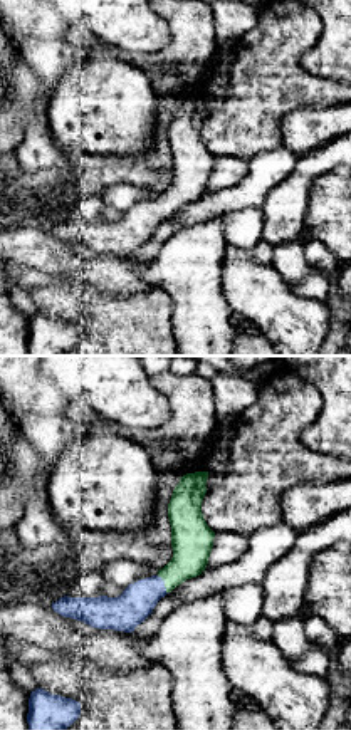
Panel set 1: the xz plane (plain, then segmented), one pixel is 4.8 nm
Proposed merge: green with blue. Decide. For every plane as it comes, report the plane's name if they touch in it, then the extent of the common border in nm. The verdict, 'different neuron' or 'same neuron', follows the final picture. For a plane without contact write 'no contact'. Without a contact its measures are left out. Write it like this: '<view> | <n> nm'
xz | 100 nm

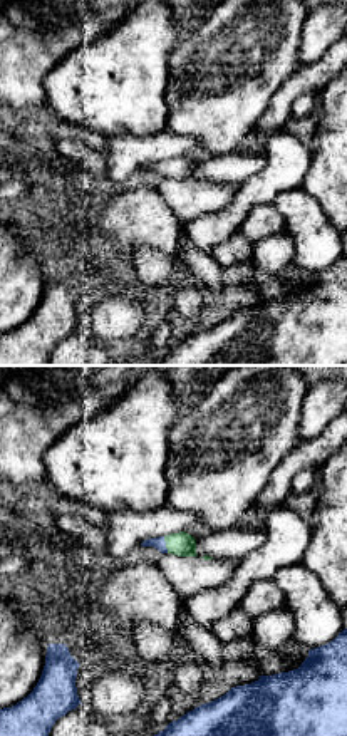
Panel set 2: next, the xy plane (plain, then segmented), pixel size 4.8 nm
xy | 80 nm

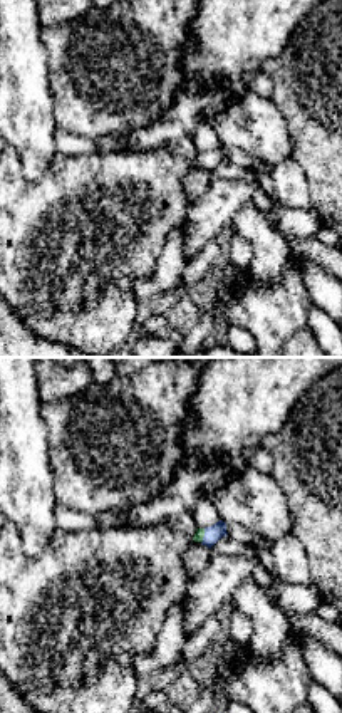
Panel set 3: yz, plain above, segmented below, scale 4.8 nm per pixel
yz | 70 nm

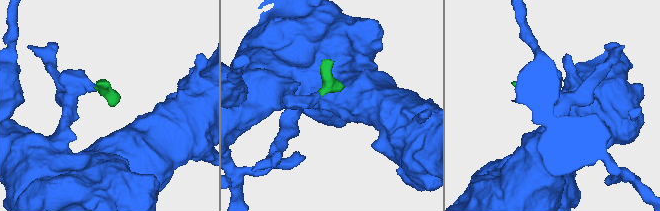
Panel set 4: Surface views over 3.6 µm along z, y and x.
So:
same neuron

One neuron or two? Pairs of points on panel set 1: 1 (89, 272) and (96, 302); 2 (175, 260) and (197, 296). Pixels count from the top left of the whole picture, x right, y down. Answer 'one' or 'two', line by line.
1: two
2: one

